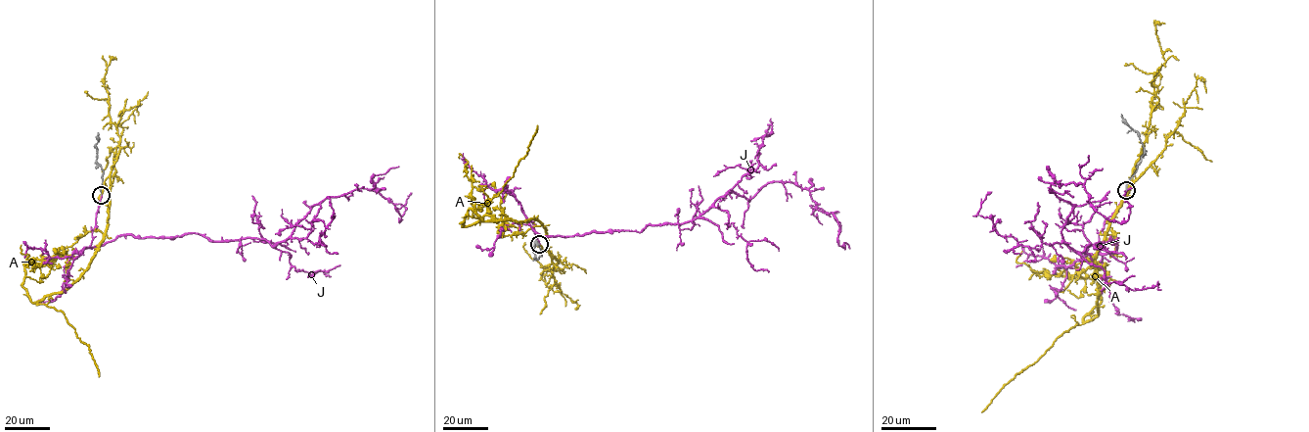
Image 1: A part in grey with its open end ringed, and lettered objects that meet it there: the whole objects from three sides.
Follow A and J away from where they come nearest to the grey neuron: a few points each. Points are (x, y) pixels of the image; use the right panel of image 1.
A: (1126, 190), (1134, 168), (1098, 250), (1092, 318), (1102, 267), (1039, 276), (1016, 261), (1021, 251)
J: (1126, 190), (1099, 234), (1115, 251), (1070, 248), (1053, 183), (1125, 222), (1132, 187)

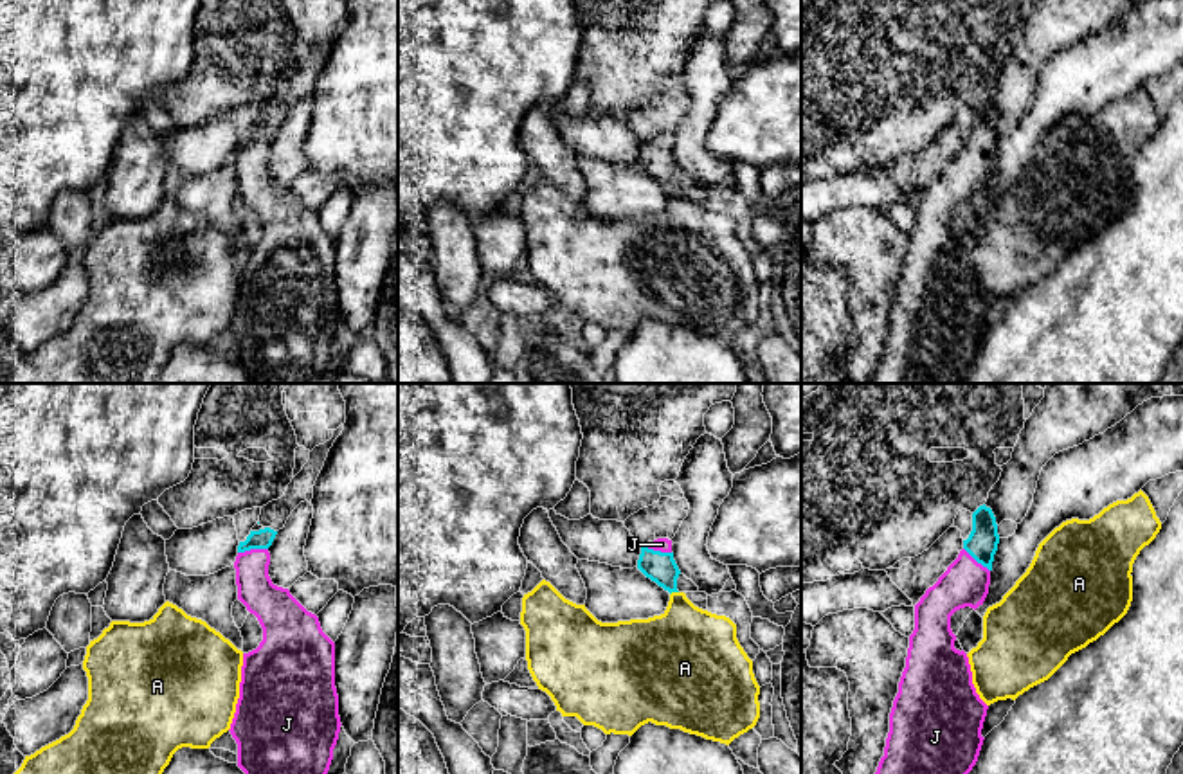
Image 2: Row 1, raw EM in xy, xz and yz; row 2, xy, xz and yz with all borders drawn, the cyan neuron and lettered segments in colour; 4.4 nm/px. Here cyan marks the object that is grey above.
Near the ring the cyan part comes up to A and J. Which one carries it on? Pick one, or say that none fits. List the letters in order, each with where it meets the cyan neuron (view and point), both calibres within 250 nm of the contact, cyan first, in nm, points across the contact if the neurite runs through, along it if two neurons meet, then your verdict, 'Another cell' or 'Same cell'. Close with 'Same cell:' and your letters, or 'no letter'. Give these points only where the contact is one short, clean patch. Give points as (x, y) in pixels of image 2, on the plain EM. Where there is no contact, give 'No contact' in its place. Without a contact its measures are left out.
A: Touches cyan at xz (674, 188). Thickness 140 nm (cyan) against 360 nm. Boundary: xz (677, 188), (670, 191). Another cell
J: Touches cyan at xy (252, 144). Thickness 90 nm (cyan) against 170 nm. Path across: xy (261, 135), (252, 144), (254, 186), (267, 198). Same cell
Same cell: J

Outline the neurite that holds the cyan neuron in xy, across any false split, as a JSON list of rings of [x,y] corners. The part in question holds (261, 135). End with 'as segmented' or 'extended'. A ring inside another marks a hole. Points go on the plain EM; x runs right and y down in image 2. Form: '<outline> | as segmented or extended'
[[[250,128],[238,142],[234,158],[238,196],[254,211],[263,225],[263,238],[243,250],[239,295],[230,320],[238,340],[238,364],[252,383],[319,383],[326,374],[340,329],[339,292],[335,284],[335,239],[322,229],[319,214],[308,209],[288,185],[277,184],[268,173],[270,149],[277,128]]] | extended

